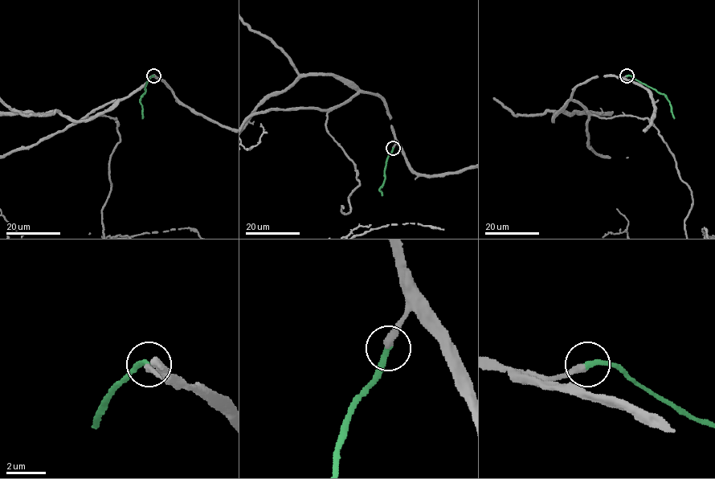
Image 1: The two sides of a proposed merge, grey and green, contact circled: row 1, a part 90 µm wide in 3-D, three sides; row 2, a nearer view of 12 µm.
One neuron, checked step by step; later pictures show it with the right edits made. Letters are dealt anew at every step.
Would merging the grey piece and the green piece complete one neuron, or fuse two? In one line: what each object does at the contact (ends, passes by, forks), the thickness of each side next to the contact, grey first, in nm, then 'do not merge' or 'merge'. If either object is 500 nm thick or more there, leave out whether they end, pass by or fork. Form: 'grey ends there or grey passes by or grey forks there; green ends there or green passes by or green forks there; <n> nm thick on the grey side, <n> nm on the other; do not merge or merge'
grey ends there; green ends there; 320 nm thick on the grey side, 280 nm on the other; merge

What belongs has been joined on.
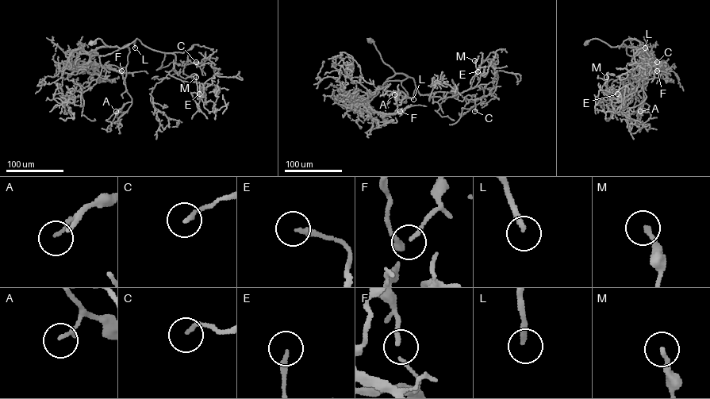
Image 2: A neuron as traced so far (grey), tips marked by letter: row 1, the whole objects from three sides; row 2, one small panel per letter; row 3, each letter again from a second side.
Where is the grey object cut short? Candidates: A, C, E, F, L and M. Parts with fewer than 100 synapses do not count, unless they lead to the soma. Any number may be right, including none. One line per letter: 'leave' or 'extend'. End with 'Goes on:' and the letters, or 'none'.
A: leave
C: leave
E: leave
F: leave
L: extend
M: leave
Goes on: L

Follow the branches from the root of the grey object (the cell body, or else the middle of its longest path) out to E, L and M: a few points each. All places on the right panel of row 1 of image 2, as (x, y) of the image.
E: (585, 43), (597, 38), (619, 47), (627, 39), (639, 41), (642, 76), (636, 90), (621, 102), (617, 93)
L: (585, 43), (597, 38), (611, 47), (619, 46), (619, 47), (624, 40), (635, 38), (642, 42), (645, 47)
M: (585, 43), (597, 38), (619, 47), (627, 39), (639, 41), (643, 74), (636, 90), (610, 98), (606, 77)

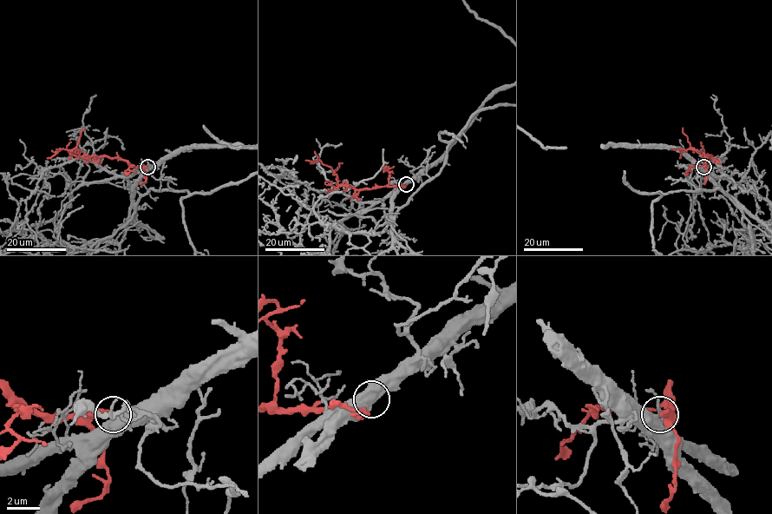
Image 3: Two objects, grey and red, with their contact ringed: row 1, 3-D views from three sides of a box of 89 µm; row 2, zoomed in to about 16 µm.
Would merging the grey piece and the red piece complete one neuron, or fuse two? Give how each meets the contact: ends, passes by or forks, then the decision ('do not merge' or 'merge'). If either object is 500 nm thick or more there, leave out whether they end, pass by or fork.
do not merge

